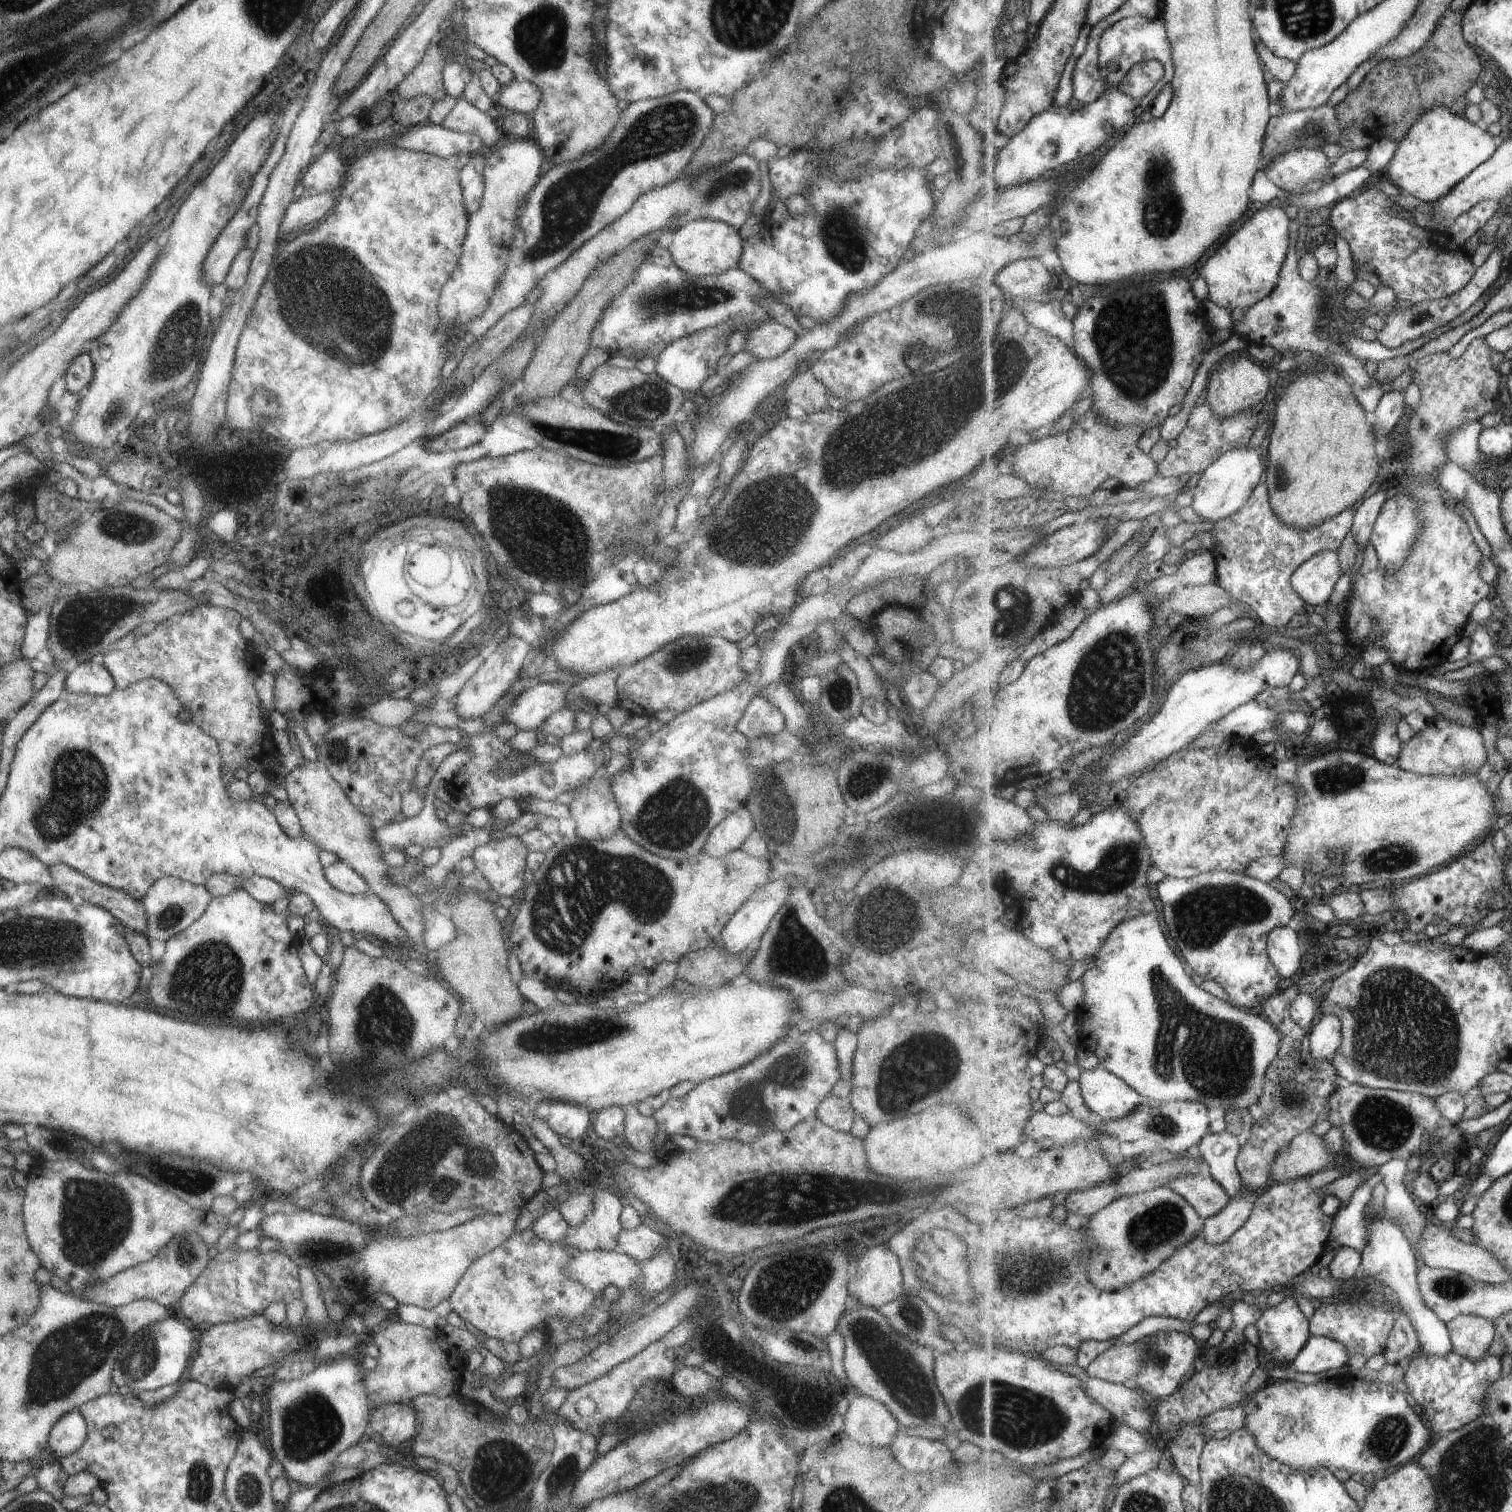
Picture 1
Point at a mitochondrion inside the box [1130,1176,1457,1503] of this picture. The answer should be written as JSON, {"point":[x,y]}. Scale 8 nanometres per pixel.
{"point":[1389,1437]}

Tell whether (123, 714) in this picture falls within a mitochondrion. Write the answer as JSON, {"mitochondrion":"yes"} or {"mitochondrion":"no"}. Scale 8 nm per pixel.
{"mitochondrion":"no"}

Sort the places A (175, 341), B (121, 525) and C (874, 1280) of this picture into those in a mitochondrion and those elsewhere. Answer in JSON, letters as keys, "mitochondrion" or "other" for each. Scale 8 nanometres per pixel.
{"A":"mitochondrion","B":"mitochondrion","C":"other"}

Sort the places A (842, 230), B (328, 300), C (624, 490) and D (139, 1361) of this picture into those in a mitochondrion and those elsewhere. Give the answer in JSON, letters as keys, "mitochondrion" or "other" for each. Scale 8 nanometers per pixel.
{"A":"mitochondrion","B":"mitochondrion","C":"other","D":"mitochondrion"}

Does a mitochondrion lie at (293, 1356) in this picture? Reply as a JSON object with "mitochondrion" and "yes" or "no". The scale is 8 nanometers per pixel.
{"mitochondrion":"no"}

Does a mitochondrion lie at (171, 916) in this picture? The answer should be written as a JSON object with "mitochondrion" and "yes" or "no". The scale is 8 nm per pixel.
{"mitochondrion":"yes"}

